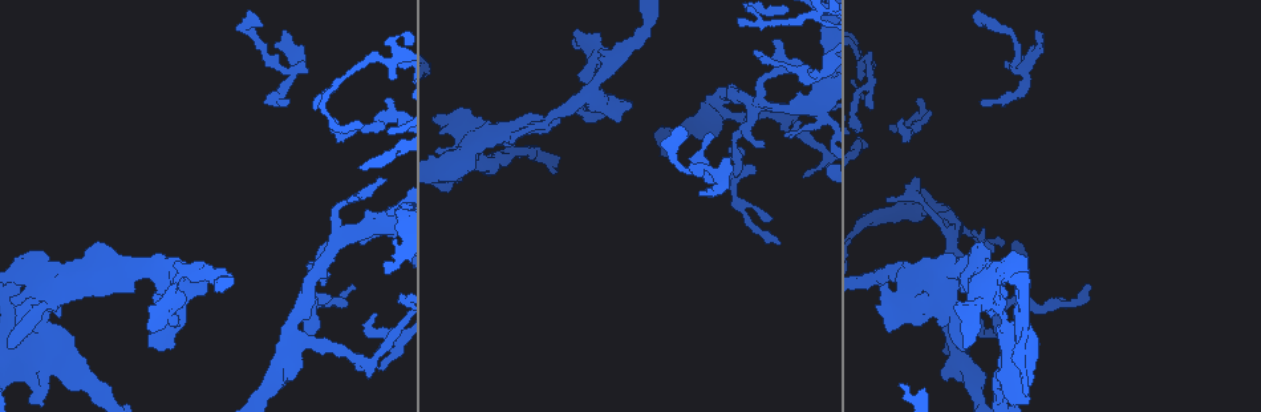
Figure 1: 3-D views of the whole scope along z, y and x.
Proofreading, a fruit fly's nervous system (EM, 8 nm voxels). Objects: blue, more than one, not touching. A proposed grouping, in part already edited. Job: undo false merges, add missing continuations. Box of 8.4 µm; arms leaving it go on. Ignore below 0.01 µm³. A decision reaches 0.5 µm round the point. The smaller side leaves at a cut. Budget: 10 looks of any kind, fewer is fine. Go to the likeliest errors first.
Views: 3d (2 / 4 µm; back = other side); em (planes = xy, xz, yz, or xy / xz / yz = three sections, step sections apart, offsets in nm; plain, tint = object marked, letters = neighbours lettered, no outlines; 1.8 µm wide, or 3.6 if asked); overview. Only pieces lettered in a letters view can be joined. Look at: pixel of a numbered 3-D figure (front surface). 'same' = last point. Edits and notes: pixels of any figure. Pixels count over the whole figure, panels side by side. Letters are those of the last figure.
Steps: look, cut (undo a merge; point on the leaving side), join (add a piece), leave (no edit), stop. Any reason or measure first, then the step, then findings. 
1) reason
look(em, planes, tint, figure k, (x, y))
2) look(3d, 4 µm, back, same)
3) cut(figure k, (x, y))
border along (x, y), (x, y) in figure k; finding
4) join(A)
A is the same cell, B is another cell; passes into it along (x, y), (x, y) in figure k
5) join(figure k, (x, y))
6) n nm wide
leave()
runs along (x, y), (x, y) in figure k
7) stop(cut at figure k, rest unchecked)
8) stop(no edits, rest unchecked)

tapers out
look(em, planes, letters, figure 1, (759, 55))

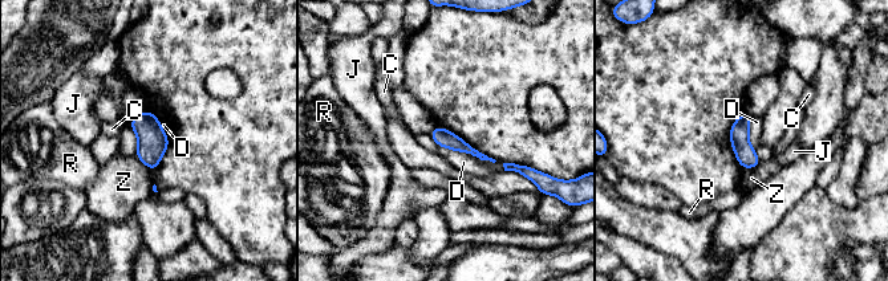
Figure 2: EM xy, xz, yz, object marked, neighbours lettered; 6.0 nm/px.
110 nm wide; D touches over 360 nm
leave()
C, D, J, R and Z are other cells; none of them fits

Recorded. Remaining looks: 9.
an open end
look(em, planes, tint, figure 1, (348, 304))

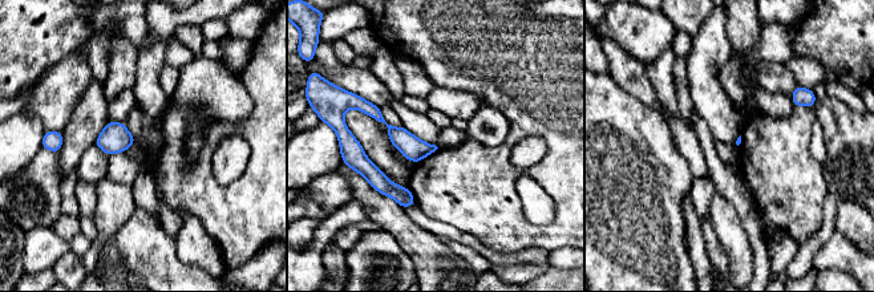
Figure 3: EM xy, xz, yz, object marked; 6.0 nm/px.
what lies round it
look(em, planes, letters, same)

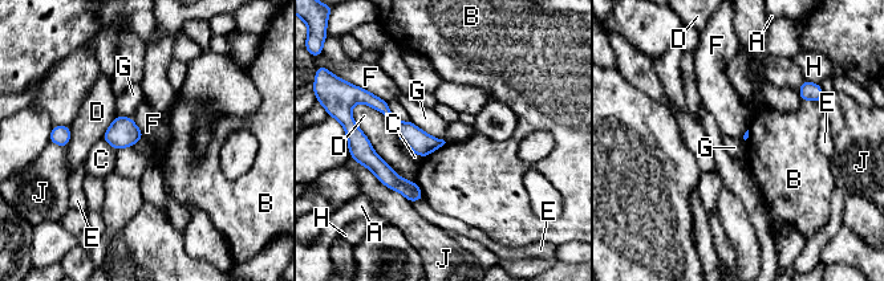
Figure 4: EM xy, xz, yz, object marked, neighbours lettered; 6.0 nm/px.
leave()
A, B, C, D, E, F, G, H and J are other cells; no lettered piece goes on from it

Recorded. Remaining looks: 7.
sharp bend
look(3d, 2 µm, figure 1, (749, 100))

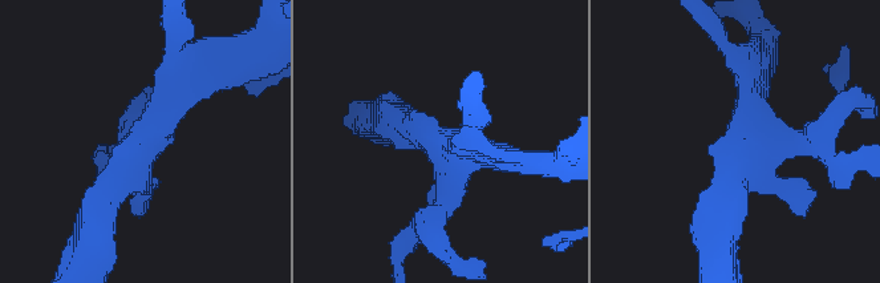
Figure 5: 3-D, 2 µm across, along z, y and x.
need the tissue
look(em, xz, step 4, letters, figure 5, (741, 141))

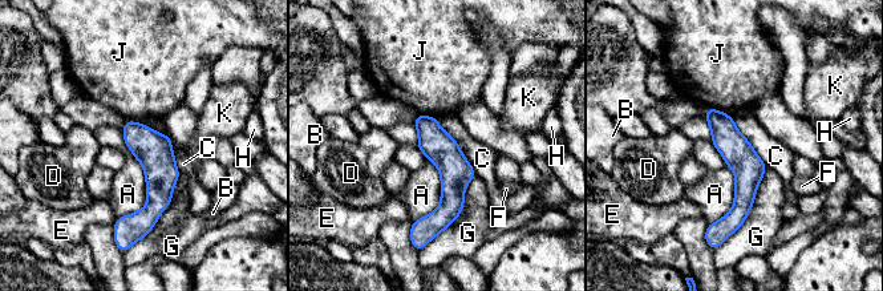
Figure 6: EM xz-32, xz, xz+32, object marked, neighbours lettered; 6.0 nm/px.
190 nm wide
leave()
A, B, C, D, E, F, G, H, J and K are other cells; border along (436, 118), (456, 141), (476, 173) in figure 6; all the same cell

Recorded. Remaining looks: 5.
branch stops here
look(em, yz, step 4, letters, figure 1, (148, 329))

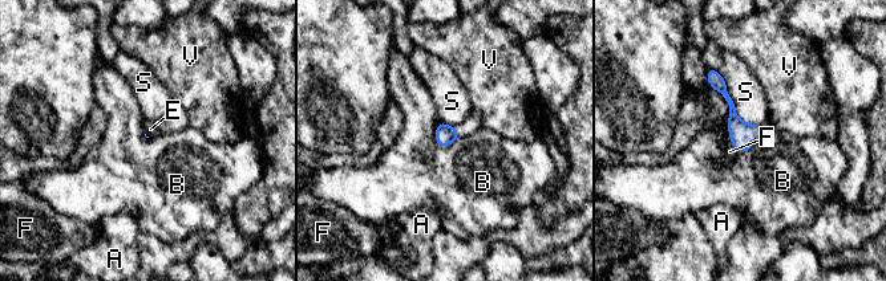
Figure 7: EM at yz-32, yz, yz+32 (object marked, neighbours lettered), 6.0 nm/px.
leave()
A, B, E, F, S and V are other cells; runs along (709, 72), (731, 104), (741, 149) in figure 7; none of them fits

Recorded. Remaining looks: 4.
stop(no edits, rest unchecked)

